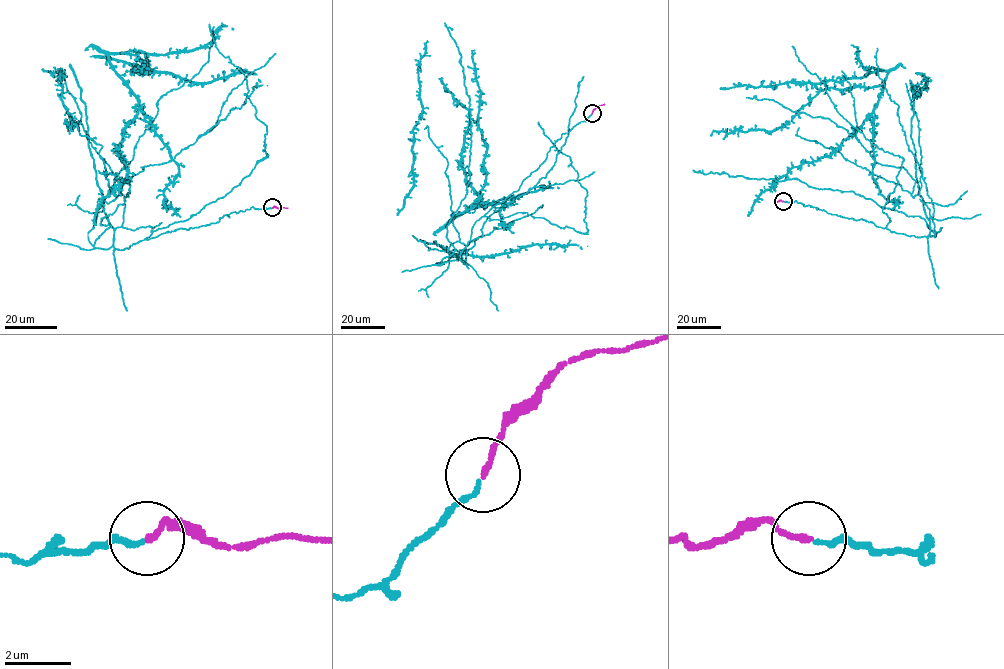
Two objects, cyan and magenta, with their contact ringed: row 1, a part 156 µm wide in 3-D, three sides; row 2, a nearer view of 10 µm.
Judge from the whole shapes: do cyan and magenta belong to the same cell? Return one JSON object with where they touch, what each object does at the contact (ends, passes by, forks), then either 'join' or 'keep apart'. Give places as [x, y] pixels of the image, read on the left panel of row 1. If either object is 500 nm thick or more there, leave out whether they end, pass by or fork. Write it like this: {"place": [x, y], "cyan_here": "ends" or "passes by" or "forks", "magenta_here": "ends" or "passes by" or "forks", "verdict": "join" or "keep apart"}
{"place": [272, 207], "cyan_here": "ends", "magenta_here": "ends", "verdict": "join"}

